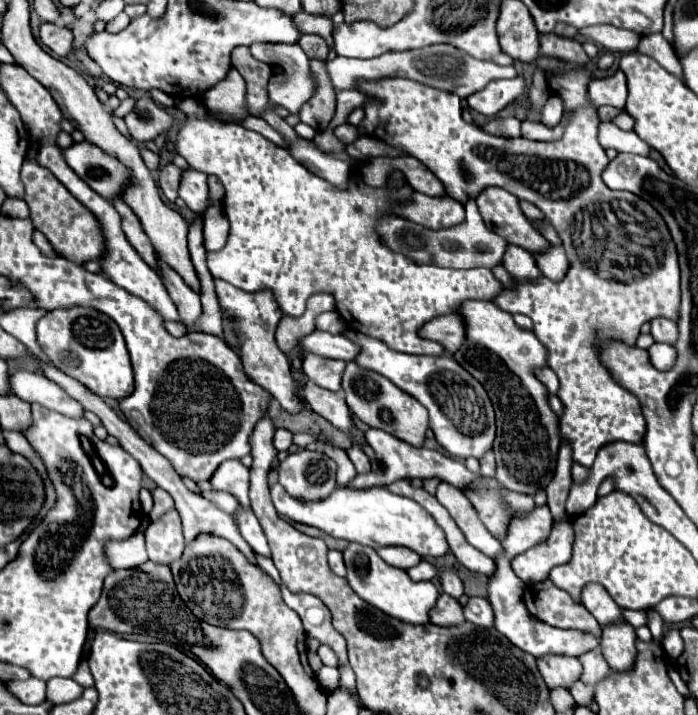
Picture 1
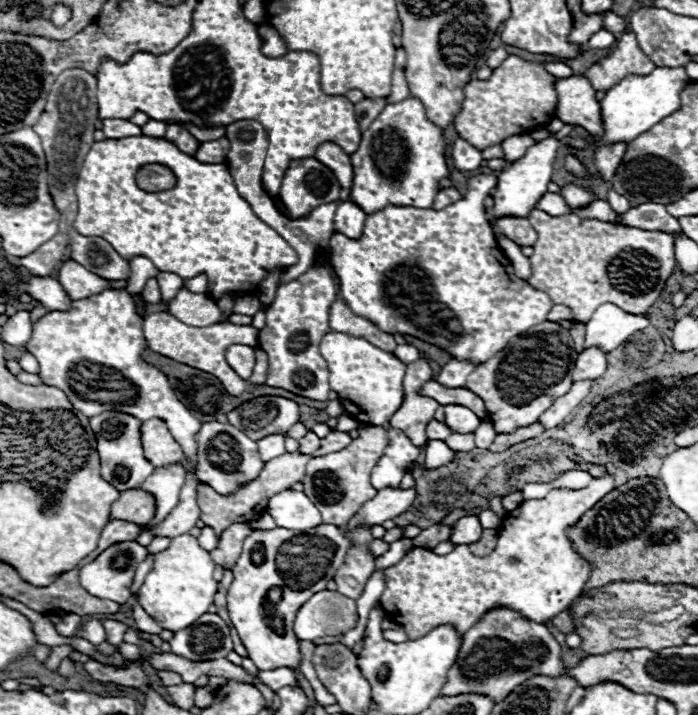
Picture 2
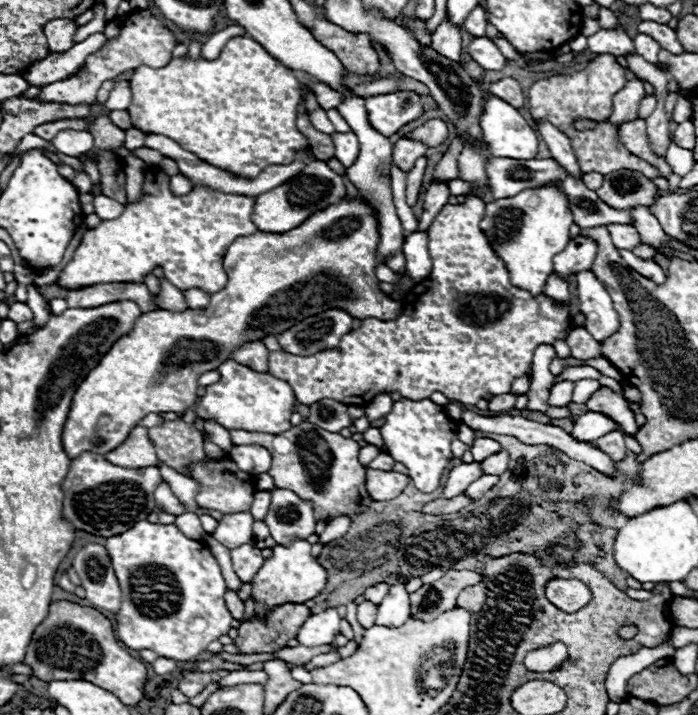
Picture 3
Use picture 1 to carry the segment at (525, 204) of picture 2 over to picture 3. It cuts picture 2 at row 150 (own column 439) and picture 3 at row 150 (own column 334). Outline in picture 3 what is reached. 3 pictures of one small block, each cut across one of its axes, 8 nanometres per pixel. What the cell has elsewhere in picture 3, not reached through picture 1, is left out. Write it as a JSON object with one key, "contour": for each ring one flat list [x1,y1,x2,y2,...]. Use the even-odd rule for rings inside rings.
{"contour":[[492,96,480,118,484,140,494,156,532,160,538,152,538,136,520,116,518,108]]}

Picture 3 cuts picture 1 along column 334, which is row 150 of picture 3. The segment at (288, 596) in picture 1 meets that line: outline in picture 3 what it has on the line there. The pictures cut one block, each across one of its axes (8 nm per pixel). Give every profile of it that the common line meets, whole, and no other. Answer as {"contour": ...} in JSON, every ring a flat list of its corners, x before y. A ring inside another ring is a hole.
{"contour":[[636,118,634,122,626,122,620,126,620,140,624,142,624,146,638,158,654,164,664,176,670,174,670,166,666,162,666,158,662,156,656,156,650,148,650,142,648,142,648,132,646,132,646,122,642,118]]}

